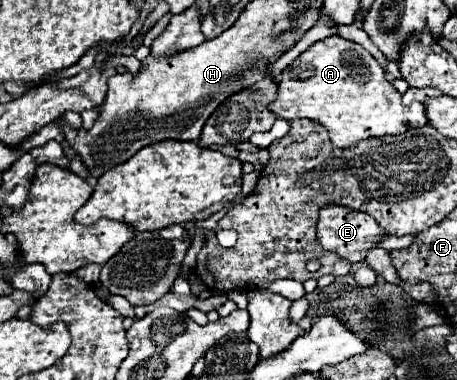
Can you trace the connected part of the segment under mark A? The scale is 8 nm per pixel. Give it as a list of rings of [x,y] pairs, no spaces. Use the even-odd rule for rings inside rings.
[[[331,35],[313,43],[279,75],[279,95],[269,109],[287,121],[307,117],[325,125],[331,143],[339,149],[359,141],[399,135],[415,127],[427,125],[425,107],[417,101],[401,105],[401,93],[385,79],[383,67],[361,45]]]

